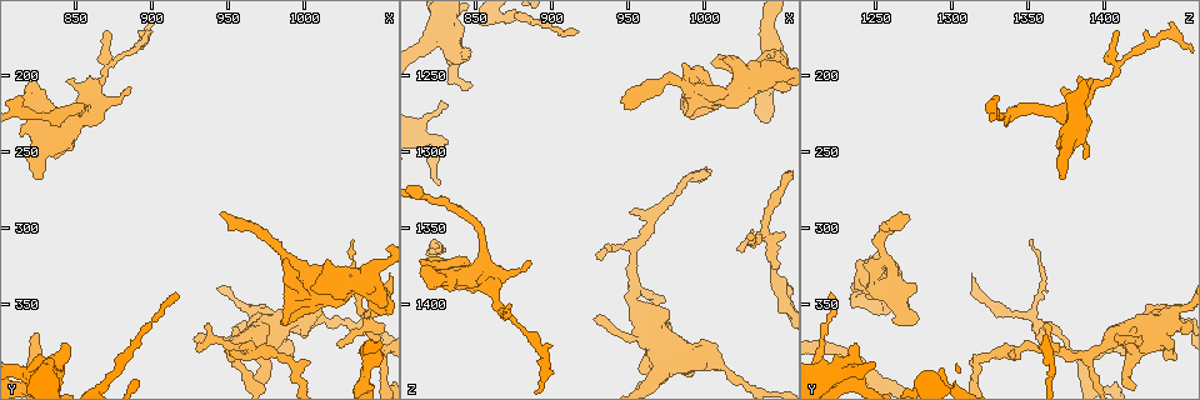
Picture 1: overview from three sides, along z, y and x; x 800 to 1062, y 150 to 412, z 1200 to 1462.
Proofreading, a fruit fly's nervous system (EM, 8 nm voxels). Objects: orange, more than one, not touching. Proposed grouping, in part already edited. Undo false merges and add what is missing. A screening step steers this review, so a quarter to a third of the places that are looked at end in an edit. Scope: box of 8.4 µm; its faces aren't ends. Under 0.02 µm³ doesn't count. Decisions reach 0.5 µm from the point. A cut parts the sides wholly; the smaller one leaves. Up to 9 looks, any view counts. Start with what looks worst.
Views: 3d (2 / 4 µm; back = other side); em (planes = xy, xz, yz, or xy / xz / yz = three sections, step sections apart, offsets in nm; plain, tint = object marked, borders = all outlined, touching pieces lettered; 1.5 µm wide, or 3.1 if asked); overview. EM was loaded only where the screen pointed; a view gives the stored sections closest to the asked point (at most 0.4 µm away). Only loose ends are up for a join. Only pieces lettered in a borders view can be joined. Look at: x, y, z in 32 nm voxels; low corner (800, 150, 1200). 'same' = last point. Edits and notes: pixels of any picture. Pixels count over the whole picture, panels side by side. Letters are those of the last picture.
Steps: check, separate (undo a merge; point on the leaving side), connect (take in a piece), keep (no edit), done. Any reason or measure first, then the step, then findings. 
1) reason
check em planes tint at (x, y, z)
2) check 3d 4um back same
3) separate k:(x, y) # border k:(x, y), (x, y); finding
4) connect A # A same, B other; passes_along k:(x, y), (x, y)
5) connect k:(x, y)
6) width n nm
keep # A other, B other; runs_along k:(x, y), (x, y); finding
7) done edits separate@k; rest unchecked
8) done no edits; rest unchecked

stops while still wide
check em xy step 4 tint at (822, 204, 1388)

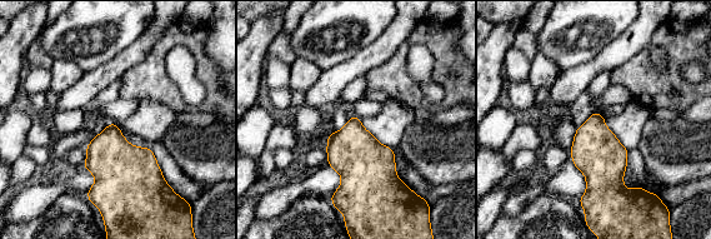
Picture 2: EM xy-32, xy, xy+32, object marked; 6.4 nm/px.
check em yz step 8 borders same

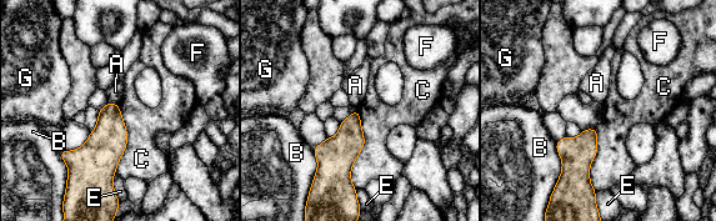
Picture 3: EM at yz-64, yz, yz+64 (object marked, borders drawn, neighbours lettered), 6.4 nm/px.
keep # A other, B other, C other, E other, F other, G other; border 3:(361, 120), (355, 189); no lettered piece goes on from it

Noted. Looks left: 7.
thin end
check em xy step 4 tint at (1022, 376, 1364)

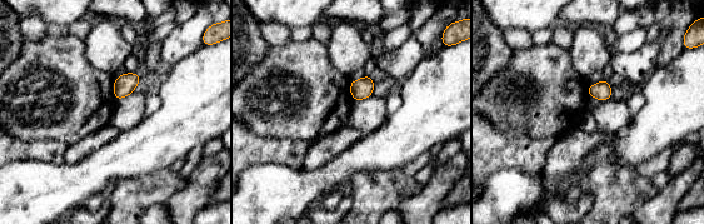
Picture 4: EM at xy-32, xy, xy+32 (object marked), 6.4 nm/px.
cut it another way
check em planes borders same

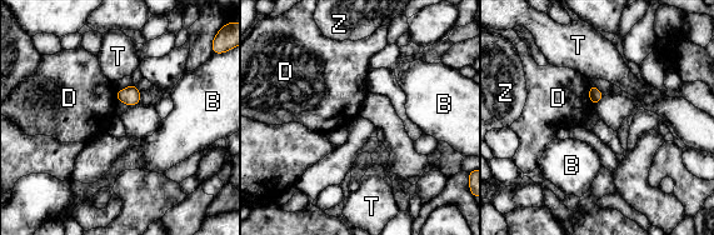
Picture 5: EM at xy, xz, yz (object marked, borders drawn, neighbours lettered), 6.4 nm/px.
keep # B other, D other, T other, Z other; border 5:(589, 85), (589, 99), (594, 104); none of them fits

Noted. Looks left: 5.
tapers out
check em xy step 8 borders at (932, 368, 1410)

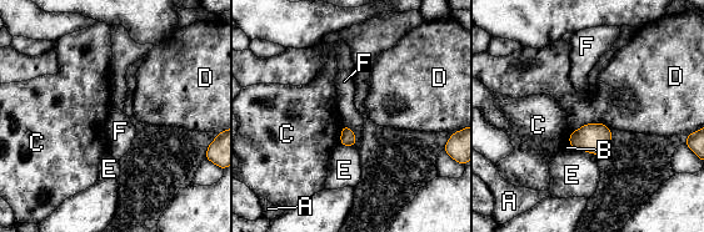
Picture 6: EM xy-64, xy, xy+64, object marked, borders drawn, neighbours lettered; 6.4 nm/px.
another direction
check em planes borders same

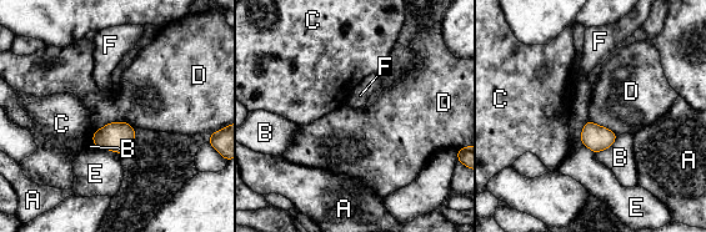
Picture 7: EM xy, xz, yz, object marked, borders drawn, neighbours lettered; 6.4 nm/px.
keep # A other, B other, C other, D other, E other, F other; border 7:(131, 125), (108, 122), (95, 131); none of them fits

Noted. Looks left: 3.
branch stops here
check 3d 4um at (990, 388, 1446)

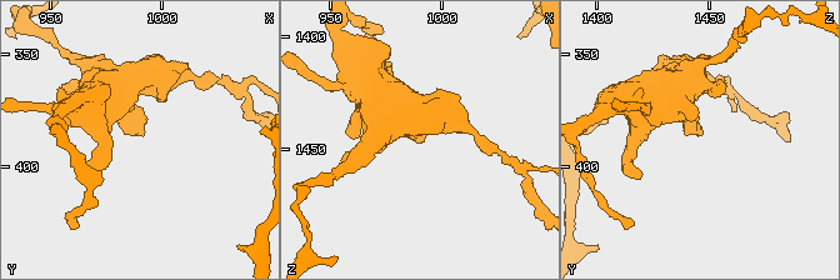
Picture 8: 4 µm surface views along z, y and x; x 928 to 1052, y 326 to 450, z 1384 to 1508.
check em xz step 4 tint at (991, 385, 1447)

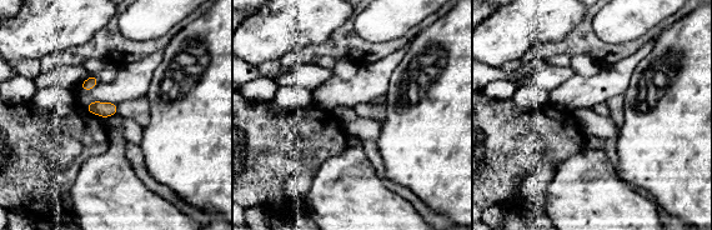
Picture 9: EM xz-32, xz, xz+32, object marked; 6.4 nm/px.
check em planes borders same

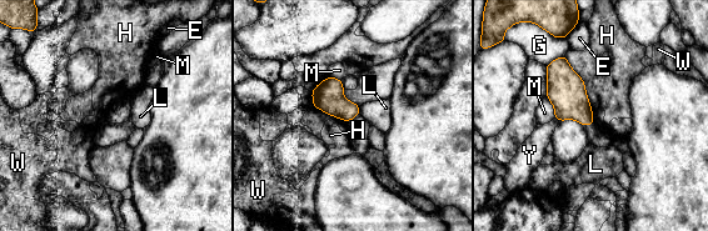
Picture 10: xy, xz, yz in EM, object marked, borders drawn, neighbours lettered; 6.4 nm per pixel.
keep # E other, G other, H other, L other, M other, W other, Y other; border 10:(359, 106), (360, 113); no lettered piece goes on from it

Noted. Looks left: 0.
done no edits; rest unchecked

